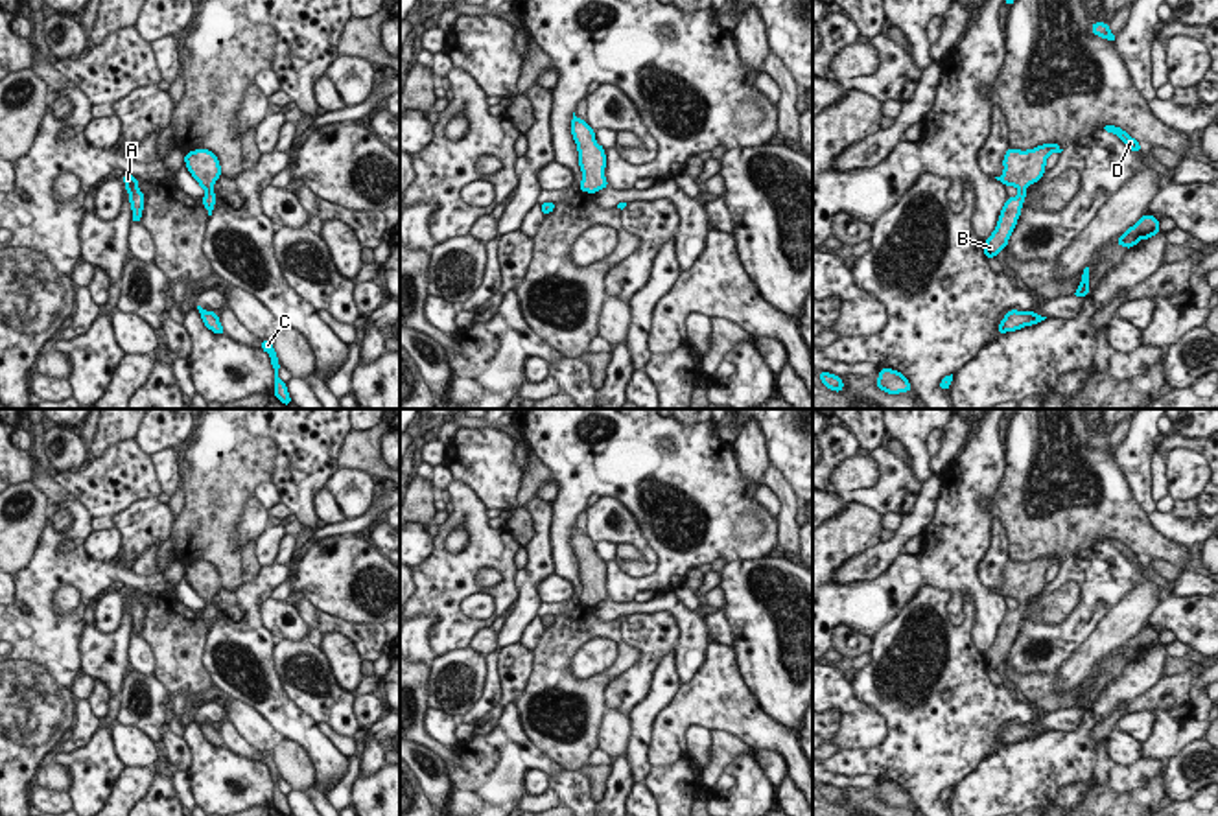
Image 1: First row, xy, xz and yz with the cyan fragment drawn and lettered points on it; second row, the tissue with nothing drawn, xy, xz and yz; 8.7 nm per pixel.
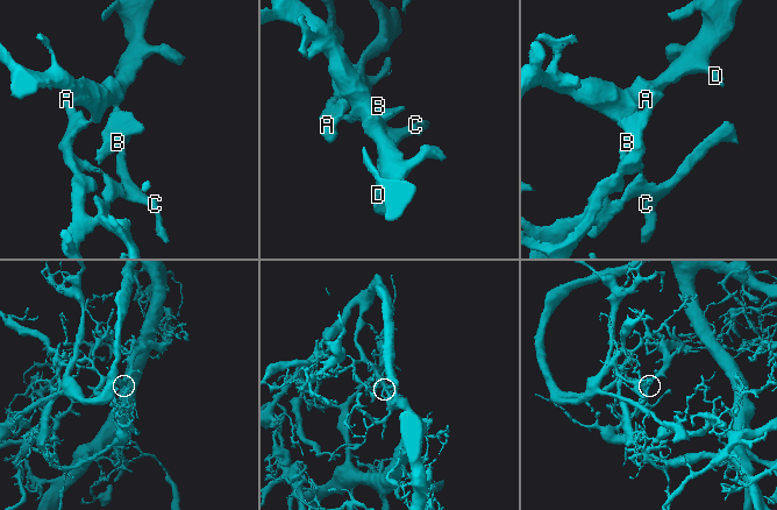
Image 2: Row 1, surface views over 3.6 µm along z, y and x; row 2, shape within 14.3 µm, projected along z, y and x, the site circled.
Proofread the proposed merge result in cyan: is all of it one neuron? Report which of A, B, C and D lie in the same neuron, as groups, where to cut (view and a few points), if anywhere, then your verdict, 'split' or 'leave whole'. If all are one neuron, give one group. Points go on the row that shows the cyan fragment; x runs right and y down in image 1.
A B C D | no cut | leave whole

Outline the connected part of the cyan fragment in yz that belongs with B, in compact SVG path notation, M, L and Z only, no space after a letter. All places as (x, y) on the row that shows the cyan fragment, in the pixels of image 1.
M1058 142L1052 144L1041 144L1034 149L1006 149L1006 155L1002 158L1004 171L1001 177L995 177L1004 186L1015 186L1019 193L1015 197L1008 197L995 230L991 236L984 241L984 254L986 260L995 258L1001 251L1006 249L1008 239L1012 232L1015 230L1017 219L1021 216L1021 208L1026 197L1026 186L1037 182L1047 168L1047 158L1050 153L1061 153Z

